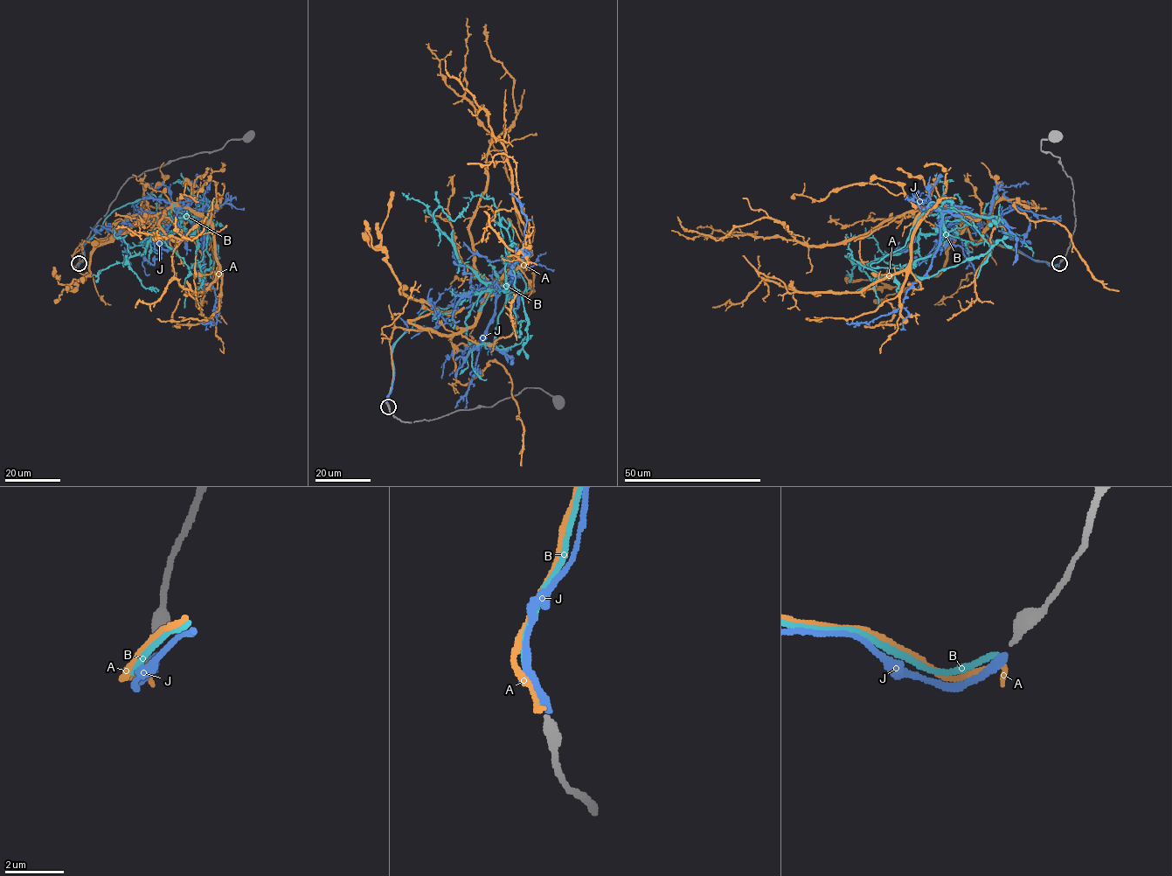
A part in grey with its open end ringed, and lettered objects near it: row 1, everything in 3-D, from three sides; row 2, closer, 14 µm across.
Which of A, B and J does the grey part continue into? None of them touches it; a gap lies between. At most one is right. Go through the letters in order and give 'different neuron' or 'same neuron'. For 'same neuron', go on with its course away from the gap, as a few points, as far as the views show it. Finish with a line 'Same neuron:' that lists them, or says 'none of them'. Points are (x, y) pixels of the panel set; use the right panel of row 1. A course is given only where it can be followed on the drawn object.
A: different neuron
B: different neuron
J: different neuron
Same neuron: none of them

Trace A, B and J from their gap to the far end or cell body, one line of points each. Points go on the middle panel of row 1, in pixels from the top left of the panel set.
A: (387, 405), (393, 330), (469, 329), (488, 291), (529, 254), (505, 148), (445, 59)
B: (388, 405), (393, 344), (423, 311), (501, 286), (522, 297), (502, 217), (527, 359)
J: (388, 406), (391, 349), (405, 332), (437, 328), (514, 287), (526, 216), (509, 193)

